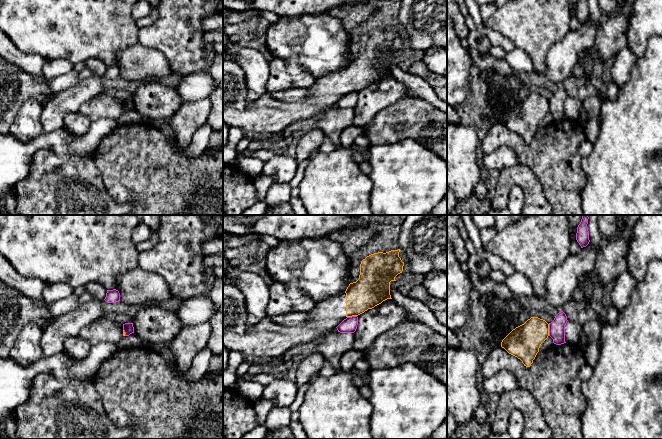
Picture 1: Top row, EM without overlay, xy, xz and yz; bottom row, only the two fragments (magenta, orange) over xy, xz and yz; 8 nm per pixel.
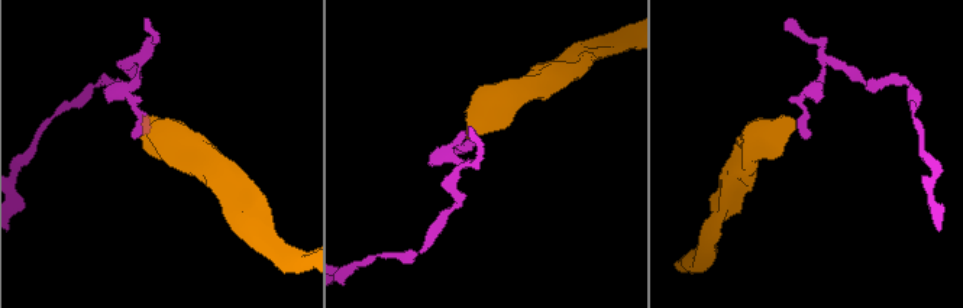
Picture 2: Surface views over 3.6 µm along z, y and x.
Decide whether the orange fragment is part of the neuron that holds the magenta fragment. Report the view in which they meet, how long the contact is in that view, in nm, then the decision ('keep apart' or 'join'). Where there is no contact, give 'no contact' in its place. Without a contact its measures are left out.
yz | 100 nm | keep apart

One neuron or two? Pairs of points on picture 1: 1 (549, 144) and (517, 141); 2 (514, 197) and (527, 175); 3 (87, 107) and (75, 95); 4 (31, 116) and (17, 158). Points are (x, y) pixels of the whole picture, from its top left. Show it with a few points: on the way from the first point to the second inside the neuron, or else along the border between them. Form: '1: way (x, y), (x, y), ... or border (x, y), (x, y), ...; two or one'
1: way (541, 147), (525, 147); one
2: border (519, 186), (511, 188), (506, 204); two
3: border (101, 91), (85, 101), (76, 111); two
4: border (10, 132), (23, 141), (31, 141), (42, 133); two

